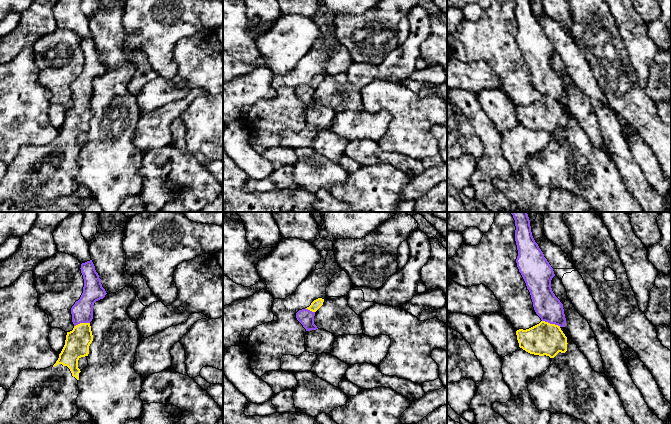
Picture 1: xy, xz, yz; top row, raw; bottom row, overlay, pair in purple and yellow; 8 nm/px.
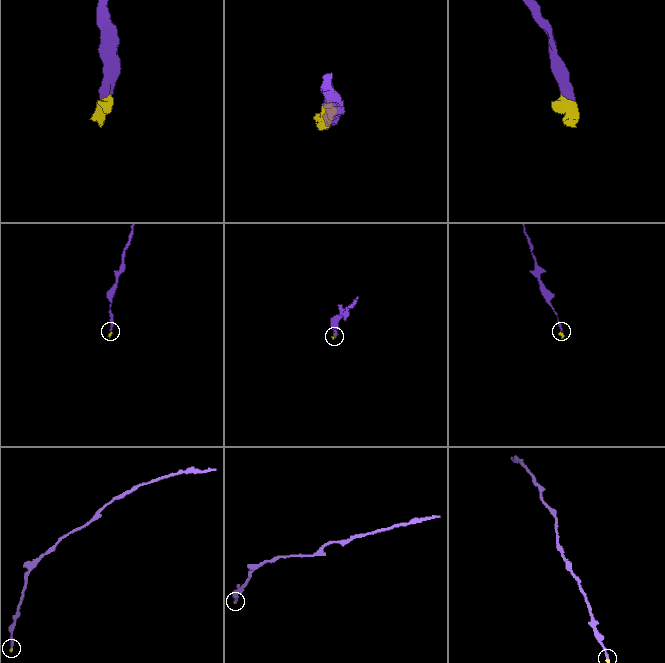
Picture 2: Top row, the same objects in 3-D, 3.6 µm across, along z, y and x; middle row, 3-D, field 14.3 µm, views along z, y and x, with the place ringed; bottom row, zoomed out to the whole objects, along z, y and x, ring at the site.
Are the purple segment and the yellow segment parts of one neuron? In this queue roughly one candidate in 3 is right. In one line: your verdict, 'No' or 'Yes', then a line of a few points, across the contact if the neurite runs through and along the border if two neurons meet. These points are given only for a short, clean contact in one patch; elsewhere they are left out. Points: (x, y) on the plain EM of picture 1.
Yes. Line: yz (547, 82), (551, 87), (551, 99), (548, 109), (544, 114)

